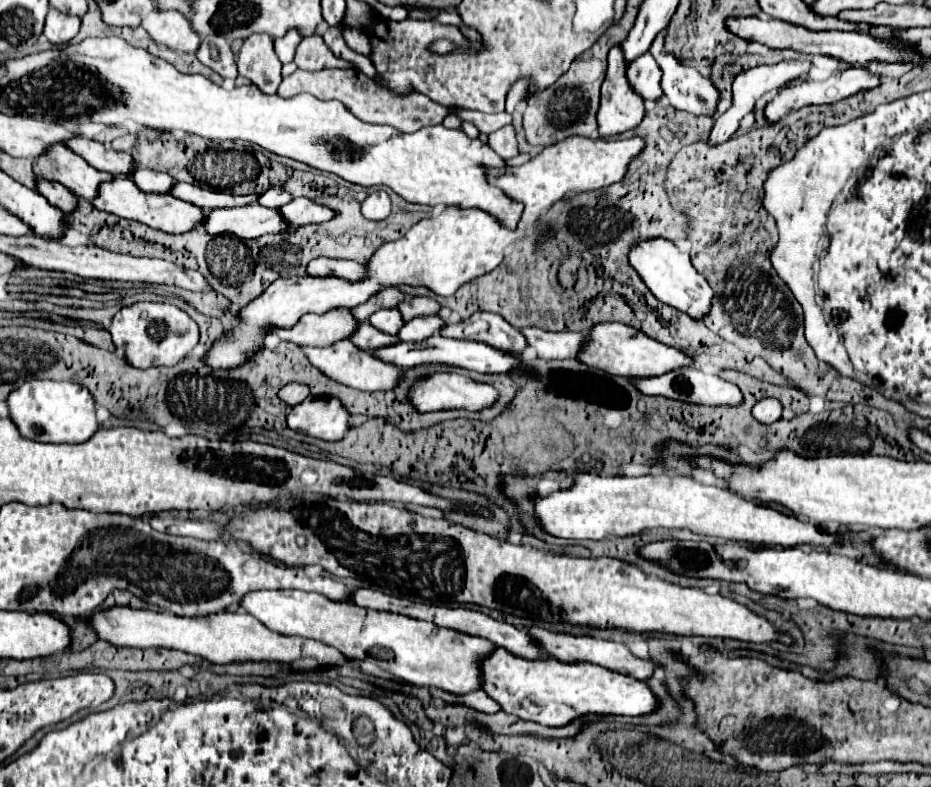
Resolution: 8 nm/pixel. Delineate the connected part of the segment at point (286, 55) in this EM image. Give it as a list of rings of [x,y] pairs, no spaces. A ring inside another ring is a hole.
[[[289,31],[285,37],[275,39],[275,51],[277,51],[281,63],[291,63],[293,61],[293,55],[295,55],[295,49],[297,49],[299,41],[301,41],[301,35],[297,31]]]

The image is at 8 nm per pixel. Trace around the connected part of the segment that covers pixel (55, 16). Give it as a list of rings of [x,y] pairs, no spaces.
[[[51,7],[45,21],[45,35],[53,45],[69,43],[79,33],[79,23],[81,23],[79,17],[65,15]]]

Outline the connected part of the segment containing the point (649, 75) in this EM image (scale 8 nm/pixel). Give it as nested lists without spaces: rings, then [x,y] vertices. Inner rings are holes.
[[[651,53],[641,55],[627,67],[627,79],[633,85],[633,89],[643,99],[659,99],[663,95],[661,91],[661,69],[657,67],[657,61]]]

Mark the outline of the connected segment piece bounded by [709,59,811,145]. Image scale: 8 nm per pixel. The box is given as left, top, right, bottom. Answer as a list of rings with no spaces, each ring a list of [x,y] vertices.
[[[787,59],[787,61],[781,61],[777,65],[759,65],[759,67],[753,67],[753,69],[747,69],[747,71],[741,71],[735,81],[733,81],[733,103],[731,107],[717,117],[715,121],[715,127],[711,131],[711,137],[709,137],[709,145],[719,145],[723,141],[727,141],[737,129],[739,129],[739,121],[751,113],[755,109],[755,103],[757,99],[761,99],[765,93],[769,91],[777,91],[781,87],[785,87],[787,83],[791,81],[797,81],[801,77],[805,77],[807,73],[811,71],[811,61],[793,61],[793,59]]]

